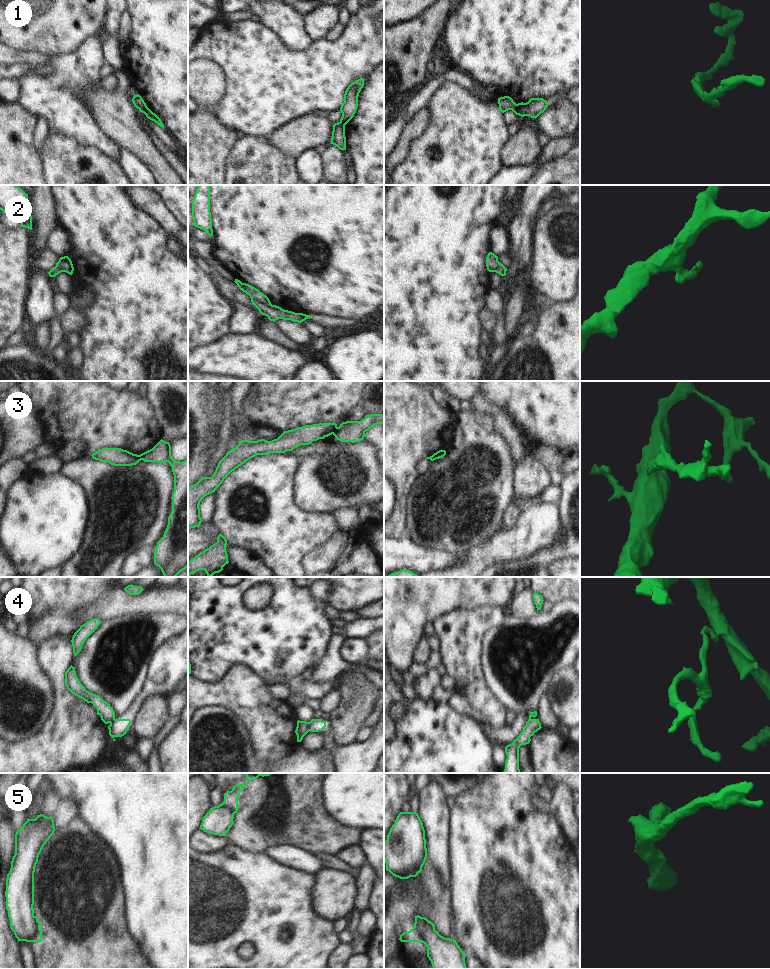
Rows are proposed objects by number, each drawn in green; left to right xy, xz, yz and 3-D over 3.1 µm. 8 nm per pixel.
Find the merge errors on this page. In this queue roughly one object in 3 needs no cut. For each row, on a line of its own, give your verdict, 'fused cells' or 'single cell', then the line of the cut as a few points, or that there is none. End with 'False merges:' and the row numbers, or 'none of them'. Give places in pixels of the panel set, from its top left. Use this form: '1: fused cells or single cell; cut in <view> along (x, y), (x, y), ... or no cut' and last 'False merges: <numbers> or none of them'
1: fused cells; cut in yz along (516, 104), (520, 115)
2: fused cells; cut in xz along (250, 296), (264, 304), (271, 304)
3: fused cells; cut in xz along (338, 427), (332, 433)
4: fused cells; cut in xz along (309, 722), (308, 730)
5: fused cells; cut in yz along (417, 915), (420, 917), (416, 924), (426, 944)
False merges: 1, 2, 3, 4, 5

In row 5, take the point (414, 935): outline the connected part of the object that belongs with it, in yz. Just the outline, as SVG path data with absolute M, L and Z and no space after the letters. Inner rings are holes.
M415 916L414 927L410 931L404 932L400 935L399 940L401 942L422 942L426 945L425 938L421 934L419 927L416 923L418 919L422 919L422 918L420 916Z

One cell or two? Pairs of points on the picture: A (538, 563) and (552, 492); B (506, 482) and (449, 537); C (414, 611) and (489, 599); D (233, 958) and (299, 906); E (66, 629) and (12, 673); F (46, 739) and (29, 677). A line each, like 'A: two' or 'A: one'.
A: two
B: one
C: one
D: one
E: two
F: two

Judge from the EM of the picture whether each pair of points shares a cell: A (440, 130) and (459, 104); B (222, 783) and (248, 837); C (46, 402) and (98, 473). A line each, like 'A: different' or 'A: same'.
A: same
B: same
C: different

